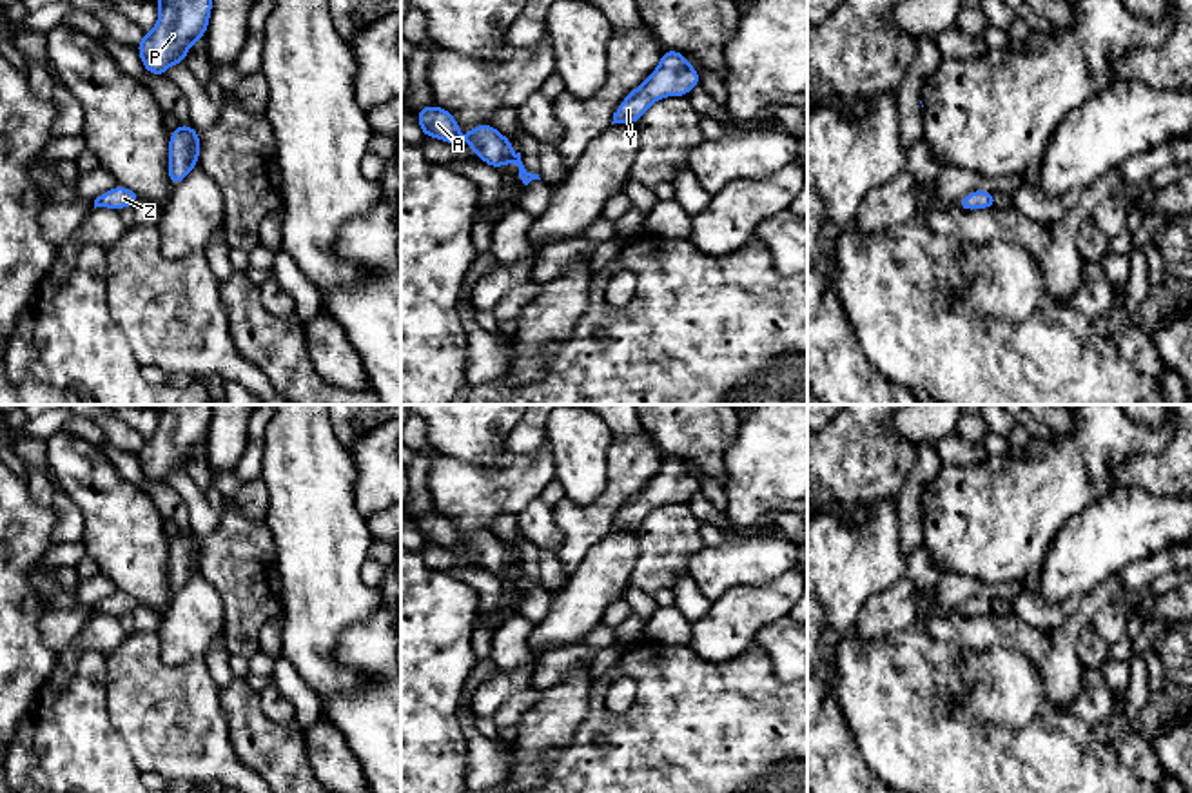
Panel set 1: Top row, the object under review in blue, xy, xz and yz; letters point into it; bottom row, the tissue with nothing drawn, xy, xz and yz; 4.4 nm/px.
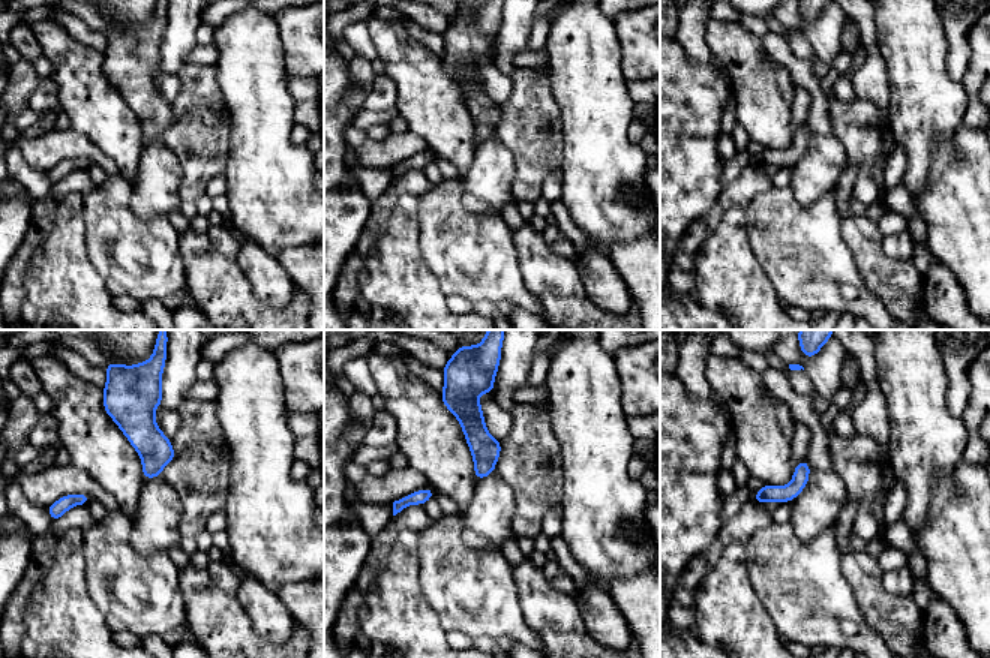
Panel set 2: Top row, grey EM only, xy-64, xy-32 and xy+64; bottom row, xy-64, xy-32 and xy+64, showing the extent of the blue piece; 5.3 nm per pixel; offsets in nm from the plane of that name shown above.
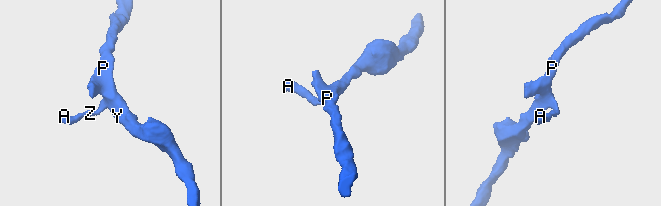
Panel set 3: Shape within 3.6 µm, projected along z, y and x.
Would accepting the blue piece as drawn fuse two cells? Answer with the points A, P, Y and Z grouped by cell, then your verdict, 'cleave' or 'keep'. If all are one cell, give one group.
A P Y Z; keep

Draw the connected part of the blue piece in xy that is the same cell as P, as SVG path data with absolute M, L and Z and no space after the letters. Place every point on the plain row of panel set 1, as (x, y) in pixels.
M158 405L158 428L136 452L143 475L165 483L172 470L185 470L189 454L209 436L212 405Z

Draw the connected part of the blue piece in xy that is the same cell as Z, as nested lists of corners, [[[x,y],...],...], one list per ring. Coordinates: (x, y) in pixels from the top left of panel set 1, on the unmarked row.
[[[116,592],[114,595],[100,601],[96,606],[94,606],[94,615],[96,613],[107,613],[107,615],[112,615],[112,617],[120,617],[123,613],[132,613],[142,602],[131,595],[125,595],[122,592]]]

